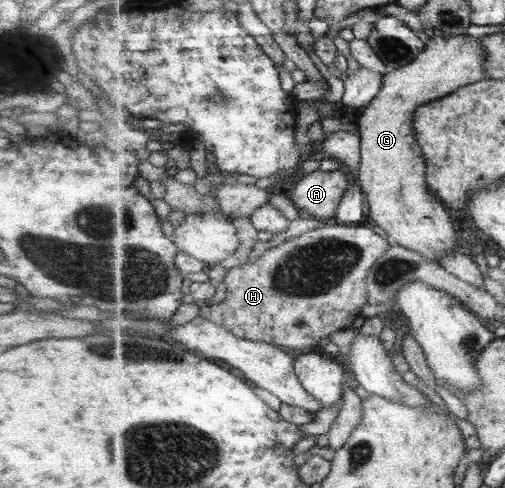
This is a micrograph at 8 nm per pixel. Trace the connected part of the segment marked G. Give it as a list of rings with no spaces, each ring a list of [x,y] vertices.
[[[467,33],[434,35],[414,62],[384,74],[381,91],[364,109],[357,124],[361,136],[359,183],[366,193],[367,206],[370,207],[369,223],[382,228],[393,243],[418,252],[435,263],[439,263],[442,256],[451,256],[457,252],[459,237],[457,237],[457,229],[453,227],[454,213],[439,197],[435,197],[435,193],[427,183],[426,156],[423,155],[423,149],[419,145],[413,127],[413,115],[419,107],[430,101],[441,99],[466,85],[487,80],[485,59],[487,59],[487,51],[478,38],[473,39]]]

